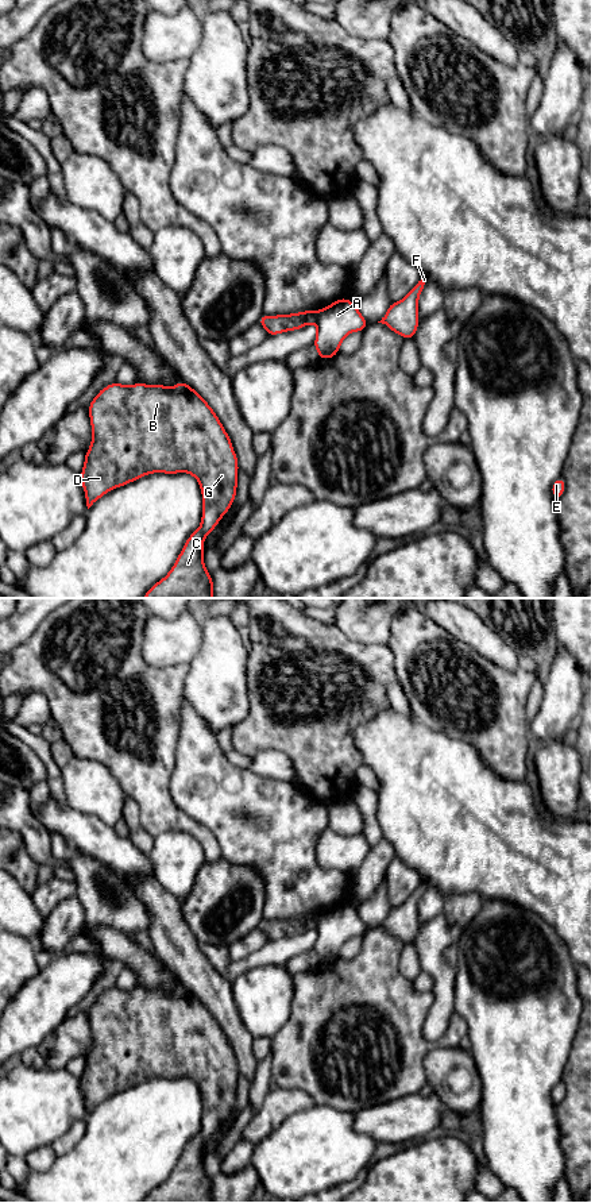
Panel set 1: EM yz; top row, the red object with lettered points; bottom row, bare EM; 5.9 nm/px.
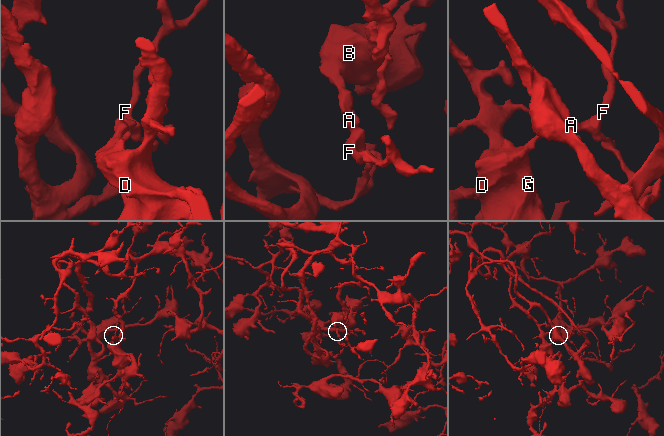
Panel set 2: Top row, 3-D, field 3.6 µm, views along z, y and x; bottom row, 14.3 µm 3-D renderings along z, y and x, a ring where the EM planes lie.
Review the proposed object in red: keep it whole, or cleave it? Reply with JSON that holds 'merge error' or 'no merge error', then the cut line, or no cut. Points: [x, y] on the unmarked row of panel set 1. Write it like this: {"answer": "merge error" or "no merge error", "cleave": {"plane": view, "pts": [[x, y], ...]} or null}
{"answer": "merge error", "cleave": {"plane": "yz", "pts": [[320, 916], [316, 928]]}}

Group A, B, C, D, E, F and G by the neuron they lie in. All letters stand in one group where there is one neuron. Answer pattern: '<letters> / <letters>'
A E F / B C D G

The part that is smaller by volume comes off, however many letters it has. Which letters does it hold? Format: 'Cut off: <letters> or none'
Cut off: A, E, F

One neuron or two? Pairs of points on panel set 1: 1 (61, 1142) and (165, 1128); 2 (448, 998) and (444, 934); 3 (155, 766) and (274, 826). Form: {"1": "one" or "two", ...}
{"1": "two", "2": "one", "3": "two"}

